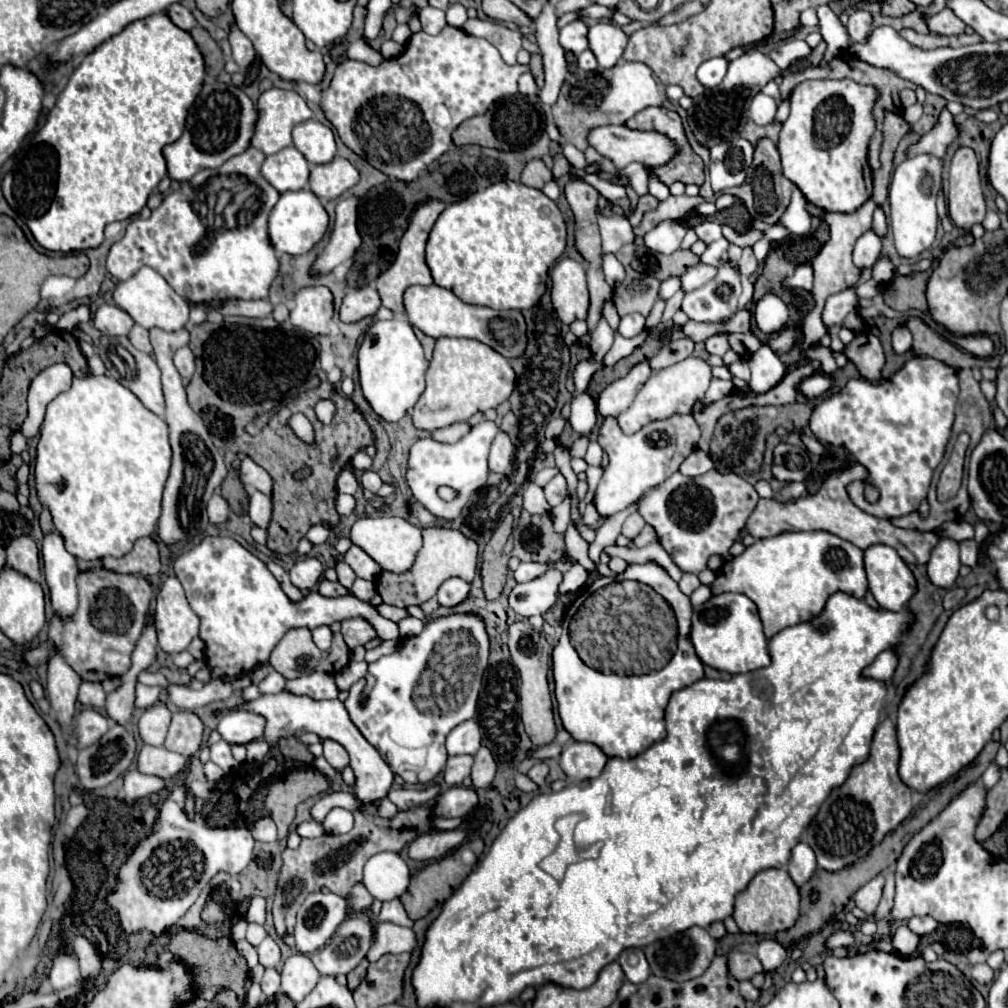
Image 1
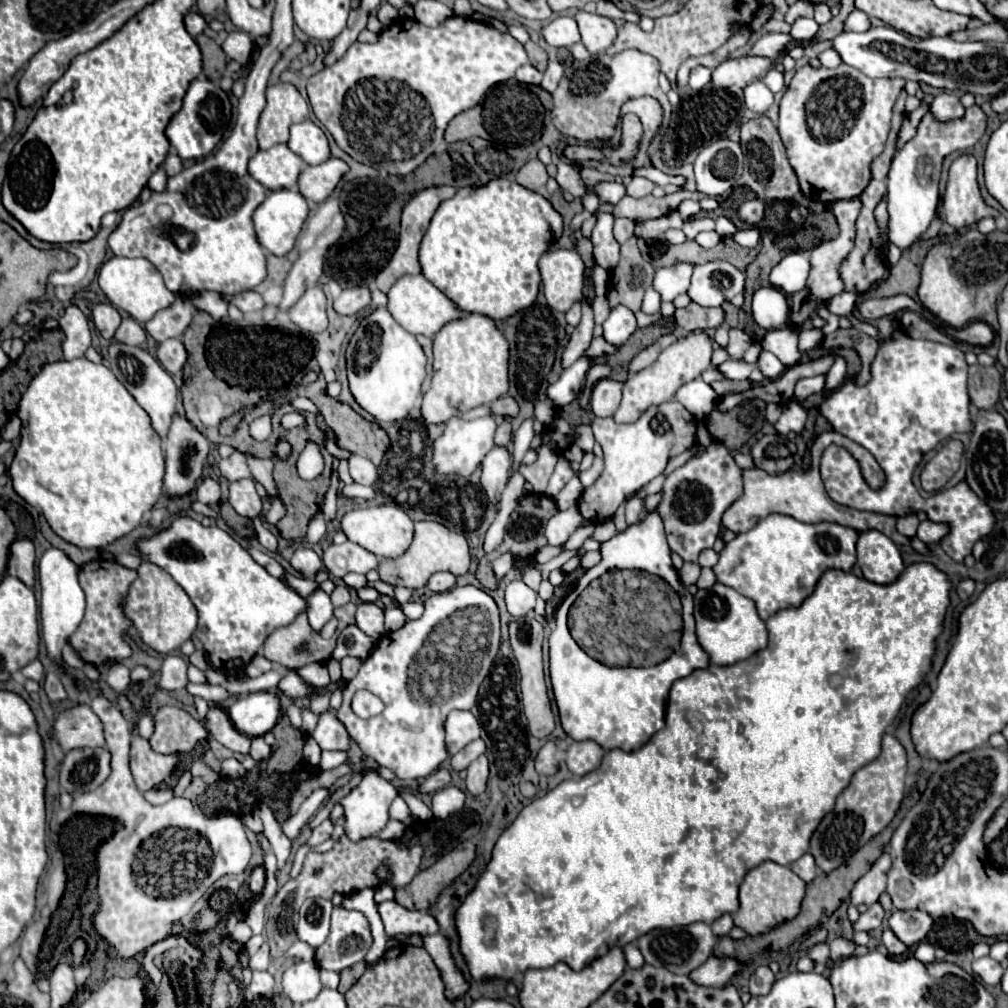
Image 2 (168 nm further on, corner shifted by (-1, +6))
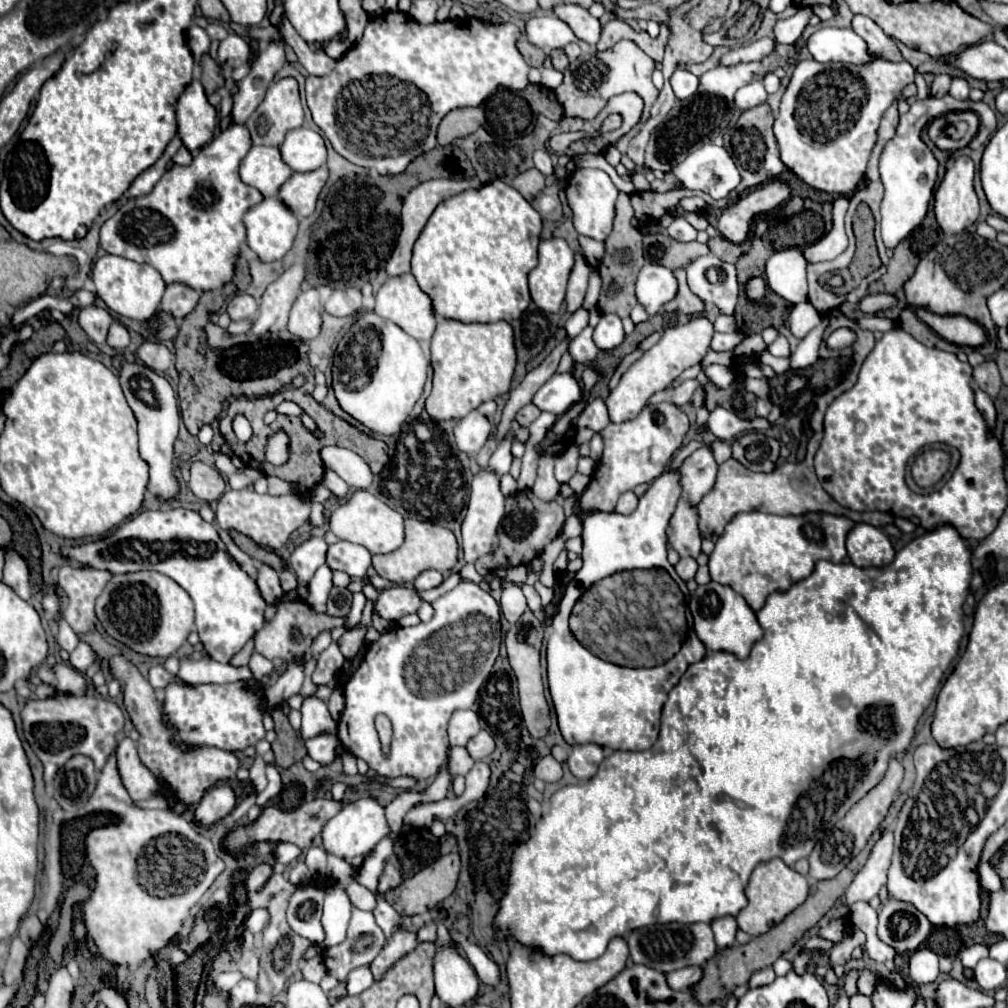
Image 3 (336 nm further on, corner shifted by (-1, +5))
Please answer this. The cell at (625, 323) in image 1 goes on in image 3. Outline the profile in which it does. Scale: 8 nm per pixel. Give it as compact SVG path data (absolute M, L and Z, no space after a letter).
M603 314L601 320L599 320L599 324L595 326L593 340L595 340L595 344L601 350L613 350L613 348L617 348L625 340L621 318L615 316L615 314Z

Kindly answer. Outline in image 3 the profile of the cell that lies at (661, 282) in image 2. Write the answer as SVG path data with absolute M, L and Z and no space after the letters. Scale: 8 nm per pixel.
M645 264L637 276L637 300L649 316L655 316L669 300L677 296L677 278L673 270L661 264Z

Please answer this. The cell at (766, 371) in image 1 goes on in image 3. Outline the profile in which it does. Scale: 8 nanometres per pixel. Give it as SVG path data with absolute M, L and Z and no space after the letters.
M823 318L817 328L813 328L797 346L797 350L791 354L791 370L801 370L811 366L819 358L819 346L823 340L823 332L827 328L827 320Z

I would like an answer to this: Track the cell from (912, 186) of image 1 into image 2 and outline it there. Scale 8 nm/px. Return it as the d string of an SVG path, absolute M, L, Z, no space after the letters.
M973 105L965 111L963 119L953 119L951 123L939 123L931 113L923 115L917 127L917 135L907 141L893 157L889 177L887 177L887 239L899 249L911 247L927 231L937 215L939 203L939 173L945 155L955 151L965 151L973 147L987 127L987 115L981 107Z

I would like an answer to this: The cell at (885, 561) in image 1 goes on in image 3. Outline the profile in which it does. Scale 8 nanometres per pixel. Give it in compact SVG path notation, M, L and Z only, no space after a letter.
M855 524L847 536L847 552L859 568L885 568L895 558L887 534L871 524Z

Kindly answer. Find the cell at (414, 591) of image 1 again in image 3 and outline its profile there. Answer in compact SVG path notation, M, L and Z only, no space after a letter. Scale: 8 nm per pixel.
M405 520L405 542L391 554L379 554L373 556L373 568L379 576L395 582L395 578L403 584L411 584L421 572L425 570L439 570L447 572L457 564L459 556L459 544L451 530L441 528L431 522L419 522L419 520Z

